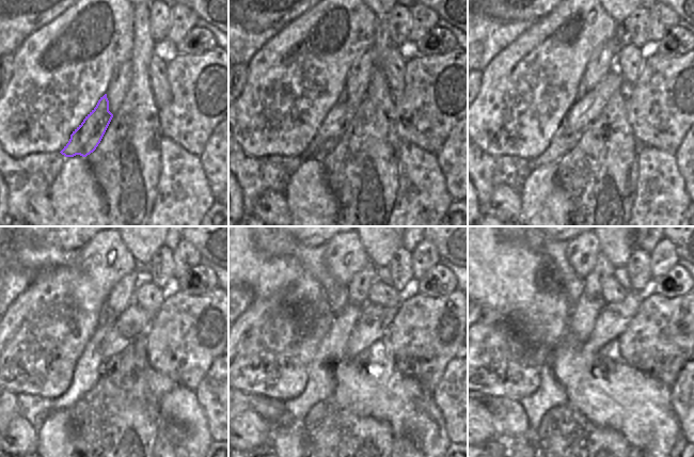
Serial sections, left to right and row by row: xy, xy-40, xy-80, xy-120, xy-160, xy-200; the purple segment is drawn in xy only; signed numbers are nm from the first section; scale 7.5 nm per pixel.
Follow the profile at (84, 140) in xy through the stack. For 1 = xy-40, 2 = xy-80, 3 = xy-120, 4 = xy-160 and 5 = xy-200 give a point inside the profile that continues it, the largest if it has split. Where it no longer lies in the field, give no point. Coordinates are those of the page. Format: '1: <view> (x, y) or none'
1: xy-40 (340, 116)
2: xy-80 (589, 104)
3: xy-120 (132, 324)
4: xy-160 (374, 319)
5: xy-200 (614, 317)

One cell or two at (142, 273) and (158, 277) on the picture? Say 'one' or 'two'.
two

